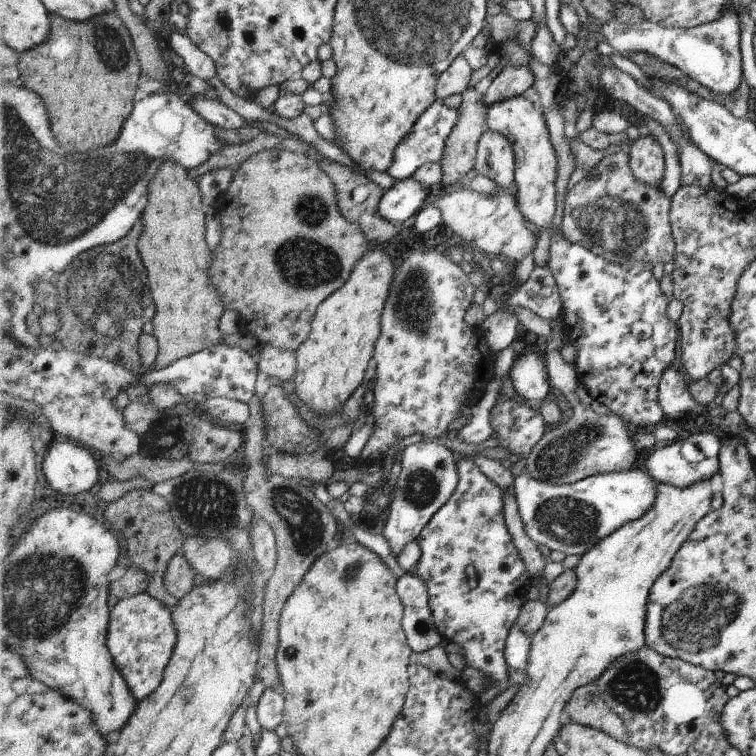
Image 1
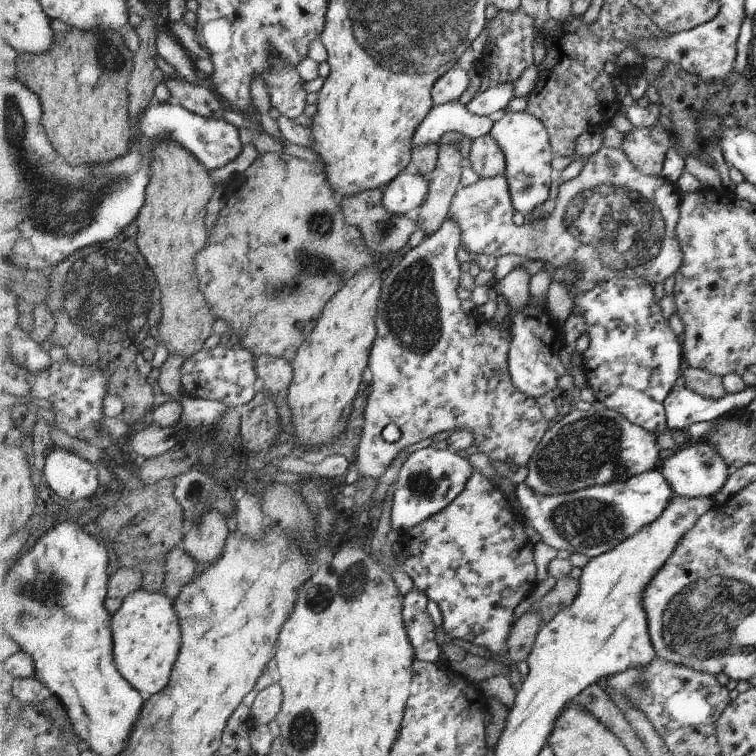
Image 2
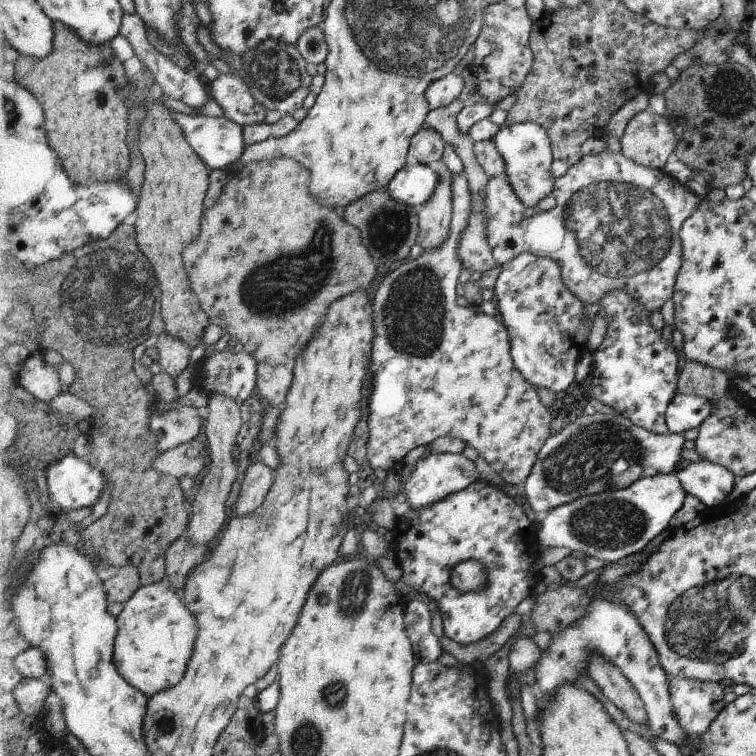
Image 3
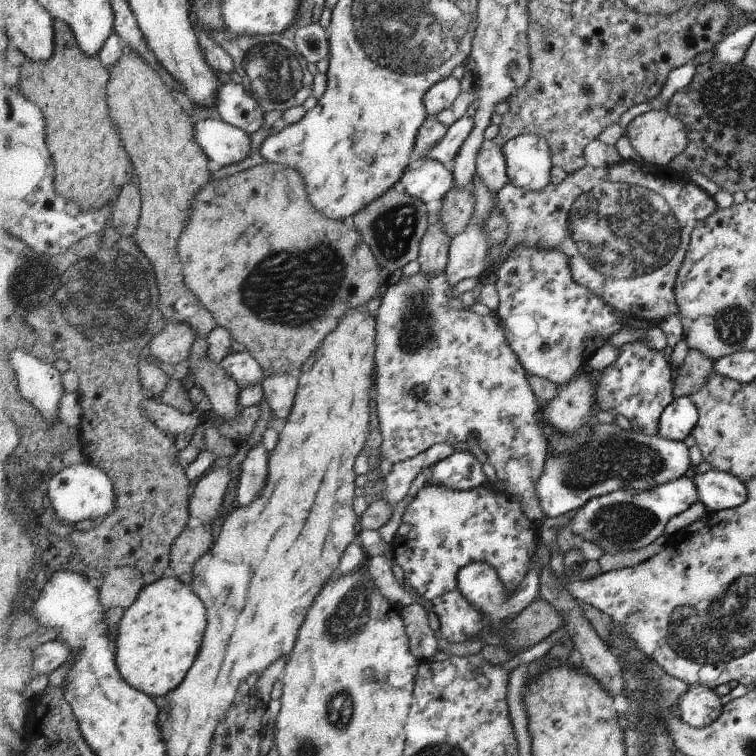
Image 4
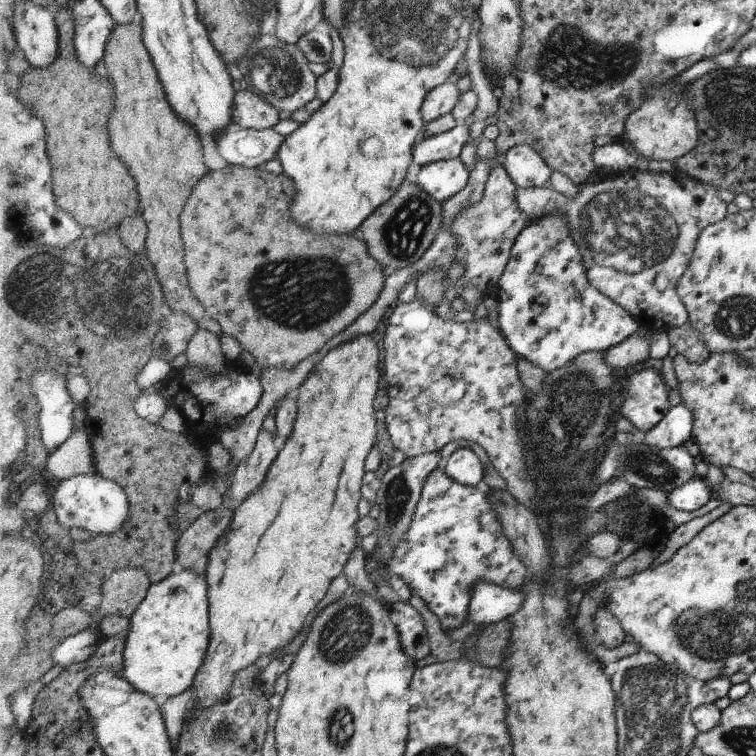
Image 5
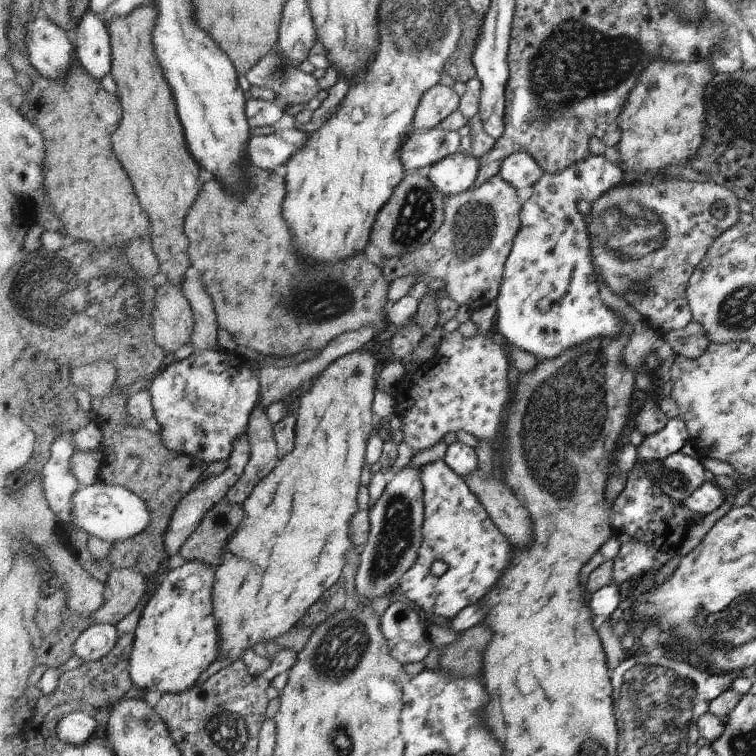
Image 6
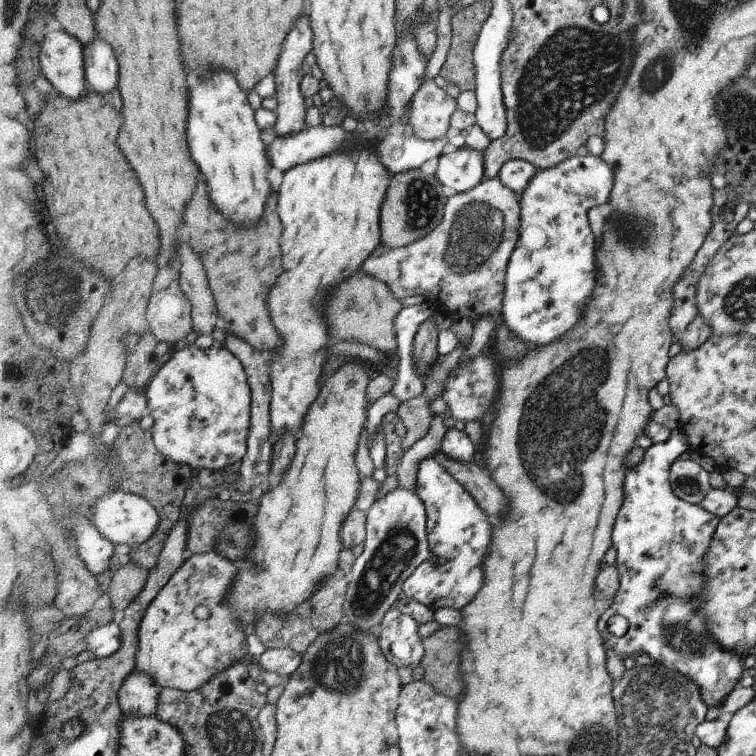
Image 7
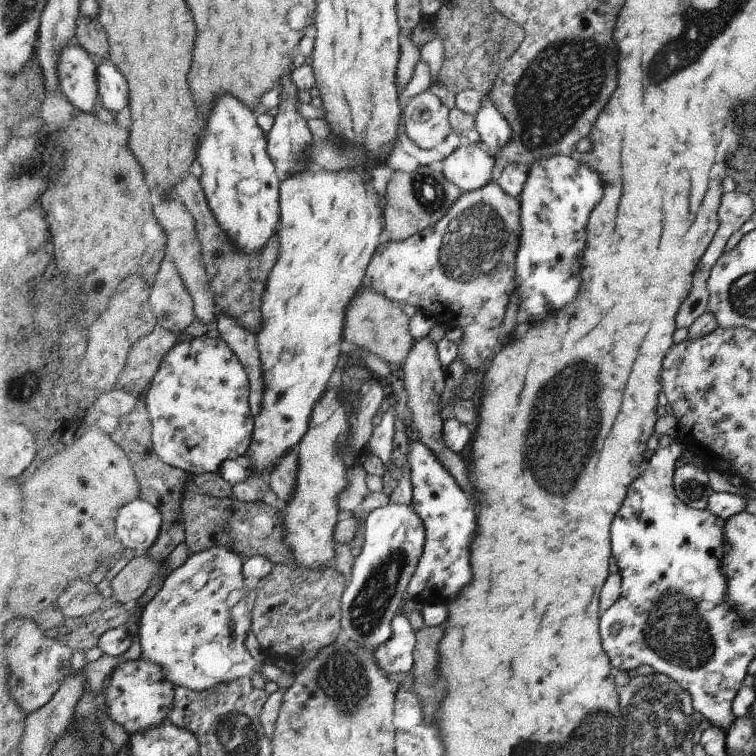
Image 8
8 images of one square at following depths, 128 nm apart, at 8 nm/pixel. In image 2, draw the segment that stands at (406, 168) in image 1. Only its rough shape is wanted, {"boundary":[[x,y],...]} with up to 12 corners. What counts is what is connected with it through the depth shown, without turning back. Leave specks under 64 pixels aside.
{"boundary":[[450,101],[433,106],[412,148],[439,144],[446,132],[490,134],[493,121]]}

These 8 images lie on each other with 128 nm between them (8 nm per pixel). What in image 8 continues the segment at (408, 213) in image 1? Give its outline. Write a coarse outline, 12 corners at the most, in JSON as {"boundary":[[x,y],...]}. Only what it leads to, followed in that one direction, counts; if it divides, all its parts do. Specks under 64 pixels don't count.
{"boundary":[[482,144],[460,146],[443,174],[463,192],[482,188],[496,162]]}

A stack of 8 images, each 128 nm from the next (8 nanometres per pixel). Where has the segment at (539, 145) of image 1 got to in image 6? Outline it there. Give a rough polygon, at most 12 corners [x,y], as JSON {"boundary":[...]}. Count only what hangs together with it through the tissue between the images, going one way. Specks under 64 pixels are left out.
{"boundary":[[517,152],[502,161],[499,175],[514,188],[530,188],[542,167]]}

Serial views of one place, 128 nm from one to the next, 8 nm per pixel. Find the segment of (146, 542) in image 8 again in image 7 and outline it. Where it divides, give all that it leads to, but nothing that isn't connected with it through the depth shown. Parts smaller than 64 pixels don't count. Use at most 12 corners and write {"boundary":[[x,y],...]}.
{"boundary":[[116,491],[95,505],[94,524],[115,544],[140,547],[160,514],[144,496]]}

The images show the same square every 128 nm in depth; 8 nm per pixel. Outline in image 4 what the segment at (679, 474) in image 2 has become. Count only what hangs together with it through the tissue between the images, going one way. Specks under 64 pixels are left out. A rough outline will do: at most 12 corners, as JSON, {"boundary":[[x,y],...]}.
{"boundary":[[716,469],[694,474],[708,511],[747,502],[745,483]]}

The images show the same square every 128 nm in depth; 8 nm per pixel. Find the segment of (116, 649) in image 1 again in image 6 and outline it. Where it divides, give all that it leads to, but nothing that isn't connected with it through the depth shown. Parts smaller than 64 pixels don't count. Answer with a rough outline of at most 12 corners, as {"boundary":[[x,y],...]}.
{"boundary":[[218,567],[171,569],[142,615],[138,689],[184,693],[222,655]]}

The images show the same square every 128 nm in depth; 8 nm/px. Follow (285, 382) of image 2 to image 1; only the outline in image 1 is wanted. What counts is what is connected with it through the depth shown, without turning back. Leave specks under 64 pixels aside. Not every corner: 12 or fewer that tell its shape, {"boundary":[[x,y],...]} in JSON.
{"boundary":[[261,345],[257,370],[282,383],[294,378],[295,352]]}

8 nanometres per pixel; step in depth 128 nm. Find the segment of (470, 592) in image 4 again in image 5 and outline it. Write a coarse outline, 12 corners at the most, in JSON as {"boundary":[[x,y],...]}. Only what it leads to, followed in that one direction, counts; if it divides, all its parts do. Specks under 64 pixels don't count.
{"boundary":[[478,580],[469,620],[492,625],[525,604],[525,592]]}

